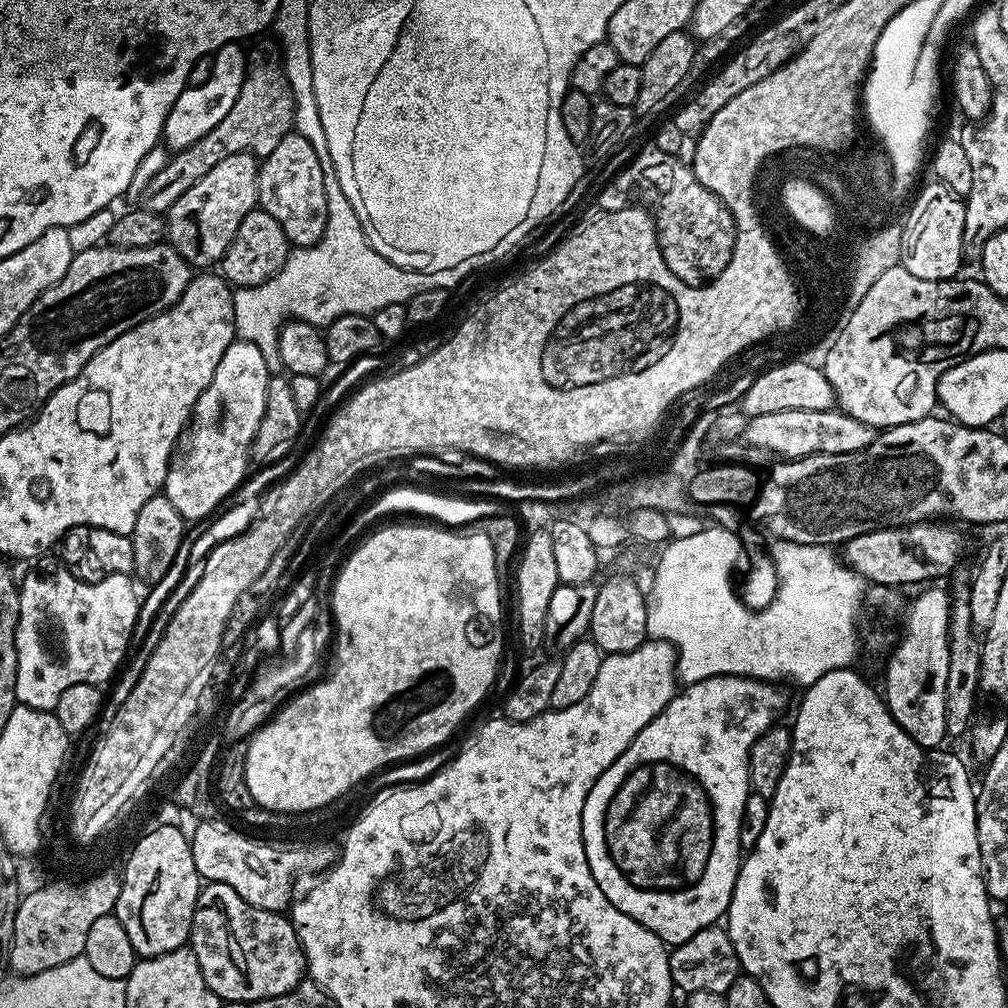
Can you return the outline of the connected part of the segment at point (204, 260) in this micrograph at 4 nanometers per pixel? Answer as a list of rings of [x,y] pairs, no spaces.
[[[249,152],[230,154],[230,158],[222,158],[210,174],[202,174],[174,206],[166,213],[166,240],[182,254],[182,258],[196,270],[208,270],[219,265],[226,254],[230,242],[234,242],[234,234],[238,234],[238,226],[242,226],[242,218],[258,207],[258,174],[260,160]]]

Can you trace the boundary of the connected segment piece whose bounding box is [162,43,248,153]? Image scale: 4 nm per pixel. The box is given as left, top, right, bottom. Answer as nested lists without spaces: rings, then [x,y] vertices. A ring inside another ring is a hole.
[[[239,43],[219,48],[212,56],[210,78],[206,78],[202,86],[185,88],[184,93],[174,102],[174,106],[170,106],[170,114],[164,123],[163,143],[173,153],[178,153],[186,146],[194,146],[194,142],[206,138],[206,134],[210,134],[210,130],[214,130],[214,126],[218,126],[218,122],[222,122],[222,118],[230,114],[230,106],[238,102],[238,90],[242,90],[246,73],[248,58],[245,49]]]

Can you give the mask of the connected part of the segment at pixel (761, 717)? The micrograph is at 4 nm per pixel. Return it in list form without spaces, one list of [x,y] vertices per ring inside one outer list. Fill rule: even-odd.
[[[715,676],[714,678],[706,678],[702,682],[694,682],[693,684],[681,687],[673,696],[672,701],[665,706],[660,713],[654,718],[654,722],[650,722],[650,726],[642,726],[642,730],[638,730],[638,734],[634,738],[634,742],[630,742],[630,746],[626,746],[626,750],[616,759],[614,766],[610,766],[610,770],[606,770],[602,774],[602,778],[598,778],[598,782],[594,782],[594,786],[590,790],[590,794],[586,794],[586,806],[582,810],[582,838],[584,839],[584,849],[586,850],[586,862],[590,862],[590,874],[594,874],[594,882],[598,882],[602,894],[606,894],[606,898],[610,898],[610,902],[614,902],[614,906],[618,906],[618,910],[622,910],[622,914],[630,914],[630,918],[634,918],[634,922],[638,922],[642,926],[646,926],[646,930],[650,930],[654,934],[658,934],[660,941],[669,946],[675,946],[686,942],[686,938],[694,938],[694,934],[698,934],[698,930],[706,930],[713,927],[717,923],[716,920],[727,913],[730,906],[730,898],[734,894],[734,882],[740,873],[742,863],[742,849],[740,846],[740,823],[742,822],[742,810],[746,806],[750,795],[750,785],[748,782],[748,752],[754,746],[756,739],[766,730],[770,730],[777,723],[776,720],[780,716],[780,711],[787,706],[788,700],[784,697],[784,692],[779,683],[769,682],[766,680],[752,680],[749,676]]]

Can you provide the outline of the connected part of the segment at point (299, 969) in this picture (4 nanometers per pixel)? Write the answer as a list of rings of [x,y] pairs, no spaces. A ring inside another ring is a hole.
[[[208,882],[201,887],[192,919],[190,947],[194,958],[198,958],[206,986],[222,1002],[233,1000],[236,1004],[250,1006],[256,1000],[278,998],[299,988],[306,976],[304,951],[291,919],[284,912],[258,910],[258,906],[250,906],[246,898],[225,884]]]

